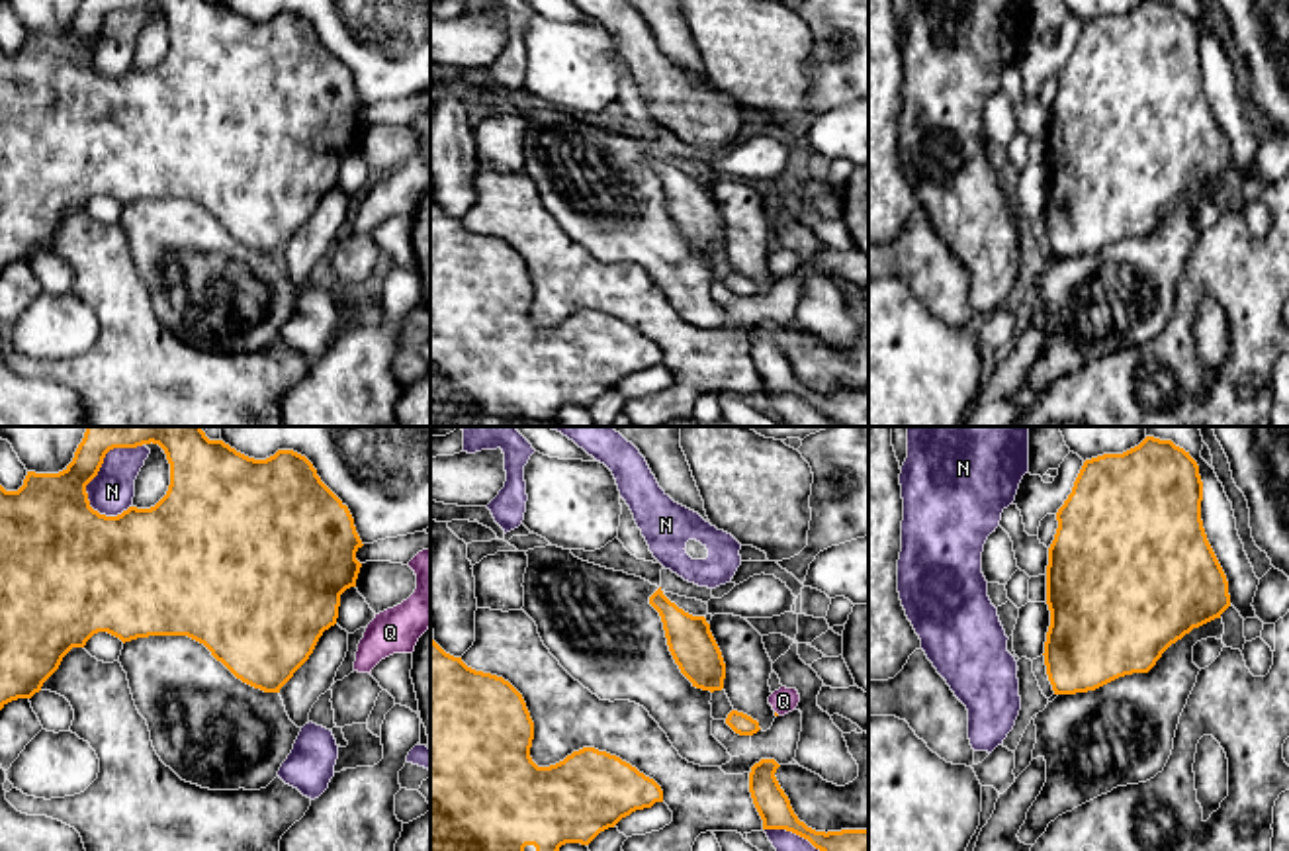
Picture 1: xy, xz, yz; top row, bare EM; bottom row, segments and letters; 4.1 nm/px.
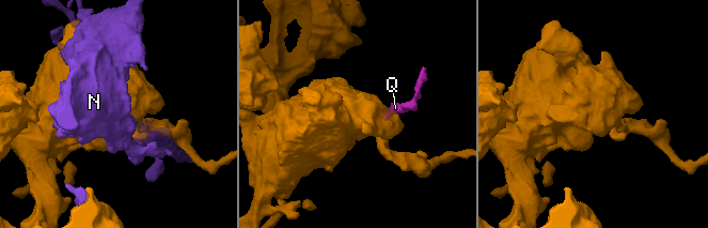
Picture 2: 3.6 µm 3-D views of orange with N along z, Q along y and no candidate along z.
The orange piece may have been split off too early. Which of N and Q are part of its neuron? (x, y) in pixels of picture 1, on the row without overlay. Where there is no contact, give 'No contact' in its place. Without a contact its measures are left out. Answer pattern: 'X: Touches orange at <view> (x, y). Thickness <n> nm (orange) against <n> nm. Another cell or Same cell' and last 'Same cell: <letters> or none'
N: Touches orange at xy (100, 28). Thickness 280 nm (orange) against 180 nm. Another cell
Q: No contact. Same cell
Same cell: Q

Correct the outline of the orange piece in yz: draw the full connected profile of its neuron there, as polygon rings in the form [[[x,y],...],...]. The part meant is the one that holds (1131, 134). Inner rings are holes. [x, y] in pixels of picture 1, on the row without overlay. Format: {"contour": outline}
{"contour": [[[1144,0],[1123,16],[1084,23],[1056,74],[1058,90],[1048,110],[1050,188],[1043,217],[1054,256],[1088,254],[1125,237],[1148,235],[1172,205],[1230,168],[1226,137],[1203,90],[1201,63],[1199,27],[1172,2]]]}

